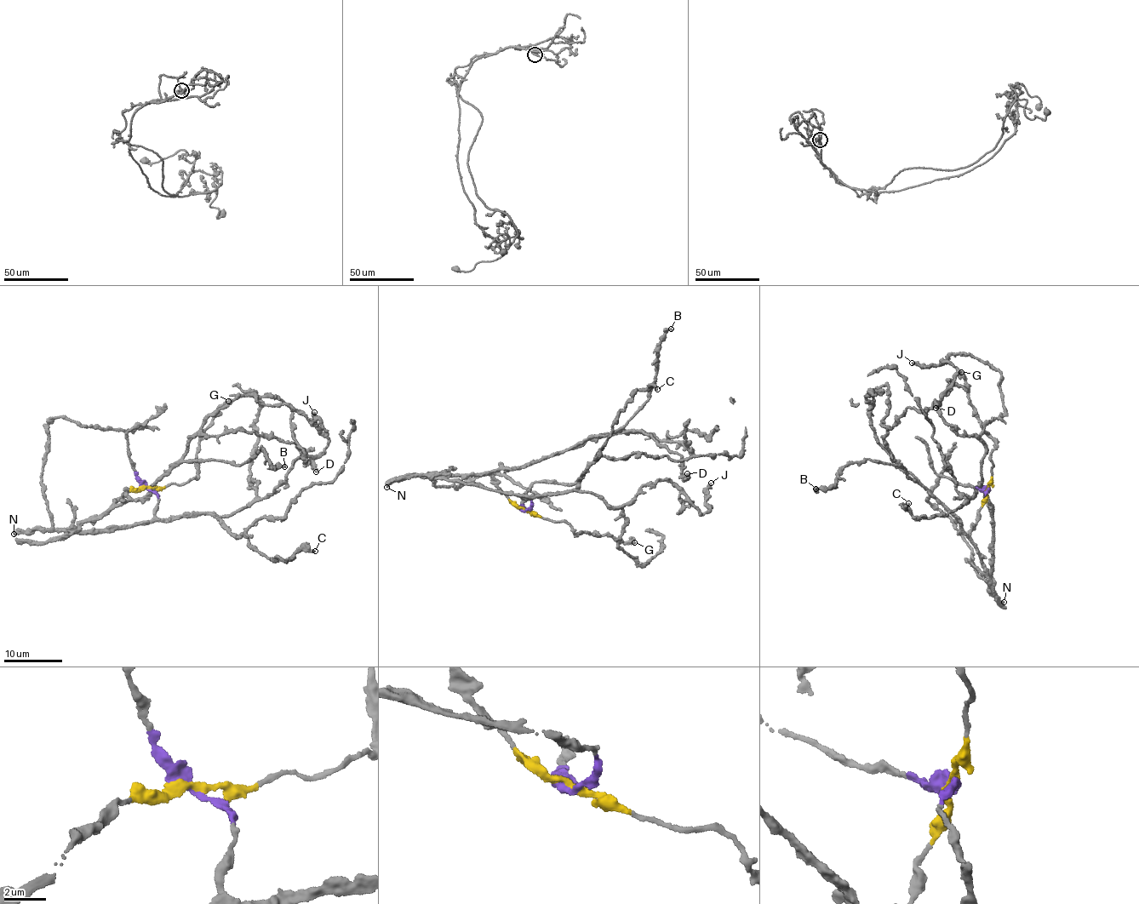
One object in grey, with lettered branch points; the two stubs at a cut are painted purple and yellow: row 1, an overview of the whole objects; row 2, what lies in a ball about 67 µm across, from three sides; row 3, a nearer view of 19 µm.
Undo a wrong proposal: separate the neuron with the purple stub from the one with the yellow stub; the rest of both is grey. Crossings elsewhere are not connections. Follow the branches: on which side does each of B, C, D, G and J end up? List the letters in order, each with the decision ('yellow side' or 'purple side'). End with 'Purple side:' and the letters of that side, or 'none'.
B: yellow side
C: purple side
D: yellow side
G: yellow side
J: purple side
Purple side: C, J

